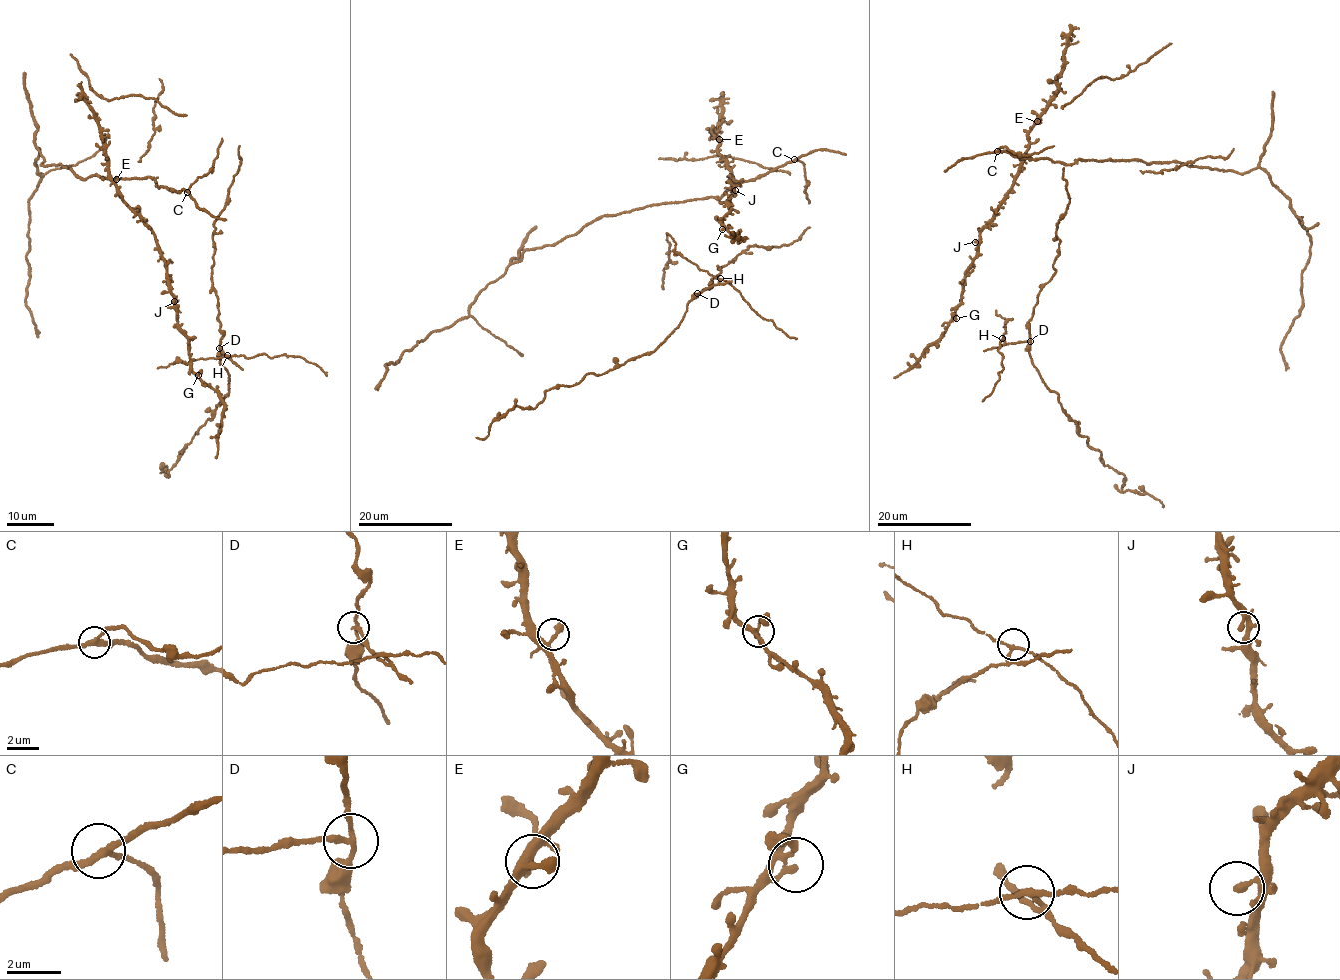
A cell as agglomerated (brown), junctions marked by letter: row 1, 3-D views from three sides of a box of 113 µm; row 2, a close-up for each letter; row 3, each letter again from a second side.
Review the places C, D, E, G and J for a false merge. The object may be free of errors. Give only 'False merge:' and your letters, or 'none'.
False merge: D

